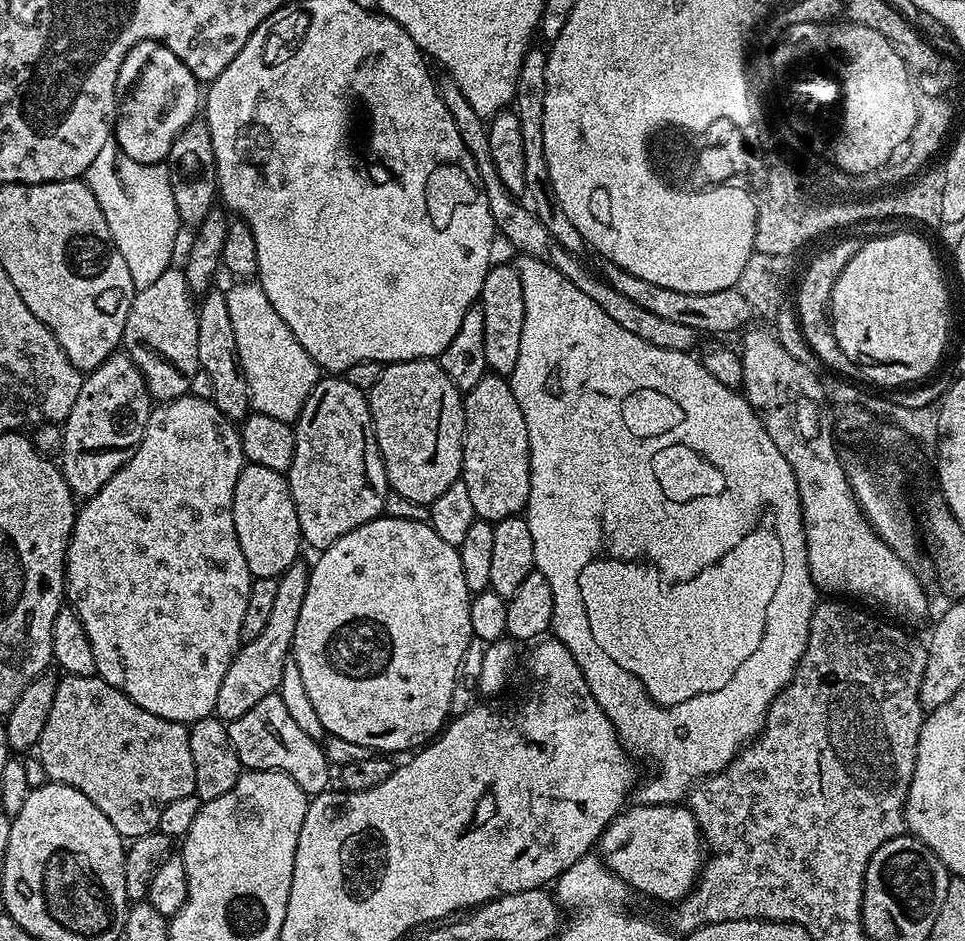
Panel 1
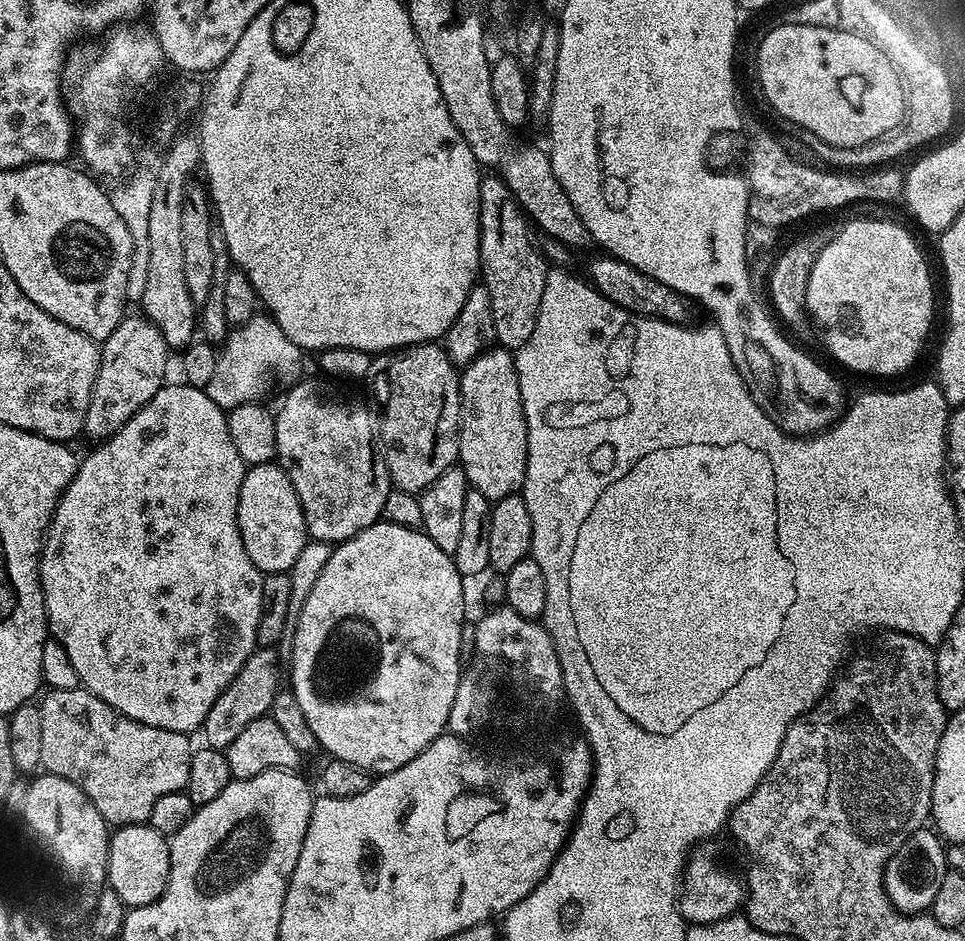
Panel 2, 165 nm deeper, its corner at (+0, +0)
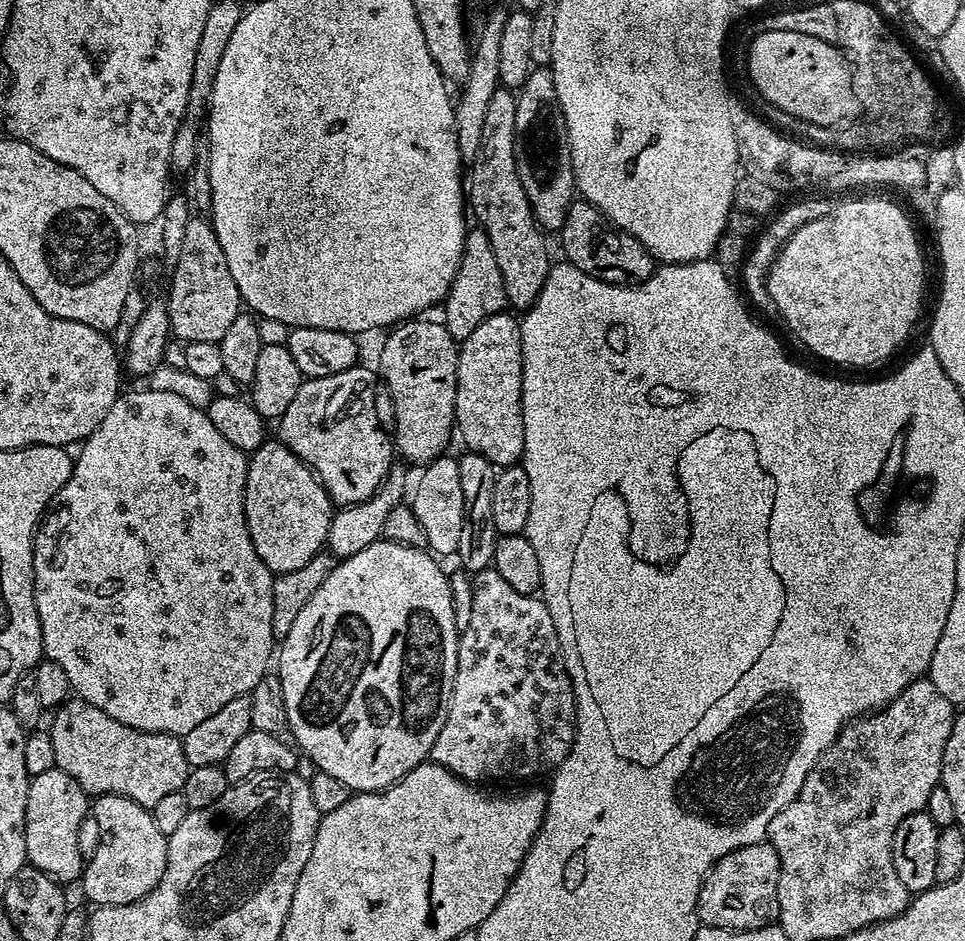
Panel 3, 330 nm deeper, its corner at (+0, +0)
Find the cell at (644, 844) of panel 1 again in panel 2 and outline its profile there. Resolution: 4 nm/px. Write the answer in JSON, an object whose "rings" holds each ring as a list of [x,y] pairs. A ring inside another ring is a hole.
{"rings":[[[719,839],[705,840],[692,849],[680,882],[678,903],[682,918],[689,924],[713,924],[737,915],[746,900],[746,876],[736,865],[736,856]]]}

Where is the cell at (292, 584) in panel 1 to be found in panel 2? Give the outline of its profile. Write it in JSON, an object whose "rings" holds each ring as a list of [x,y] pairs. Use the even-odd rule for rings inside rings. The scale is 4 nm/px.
{"rings":[[[257,647],[256,651],[250,654],[250,658],[246,658],[242,670],[234,674],[234,682],[230,682],[230,686],[226,686],[222,694],[218,694],[218,702],[210,706],[210,714],[206,714],[202,729],[203,743],[209,748],[227,750],[230,742],[234,742],[234,738],[238,738],[238,734],[242,734],[242,730],[246,730],[250,722],[269,715],[274,694],[282,688],[280,671],[282,665],[277,649]]]}

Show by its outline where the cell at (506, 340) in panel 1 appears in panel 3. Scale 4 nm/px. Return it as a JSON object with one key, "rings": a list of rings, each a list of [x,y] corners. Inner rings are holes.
{"rings":[[[501,86],[494,90],[486,106],[486,119],[482,121],[482,142],[478,142],[478,154],[470,162],[466,172],[466,204],[476,215],[475,223],[490,240],[498,270],[502,270],[502,282],[511,307],[527,310],[538,298],[548,277],[550,259],[545,233],[536,222],[526,190],[522,190],[522,178],[518,178],[518,166],[514,154],[516,141],[516,97]]]}

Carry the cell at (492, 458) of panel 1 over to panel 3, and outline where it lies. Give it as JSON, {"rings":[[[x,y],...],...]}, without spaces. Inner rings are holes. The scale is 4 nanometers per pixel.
{"rings":[[[507,311],[494,314],[470,334],[470,338],[462,341],[458,348],[458,370],[456,371],[456,424],[458,436],[464,439],[464,448],[470,452],[477,452],[482,458],[486,458],[497,466],[515,464],[524,455],[524,423],[522,422],[522,338],[520,337],[520,320],[517,317],[508,316]]]}

